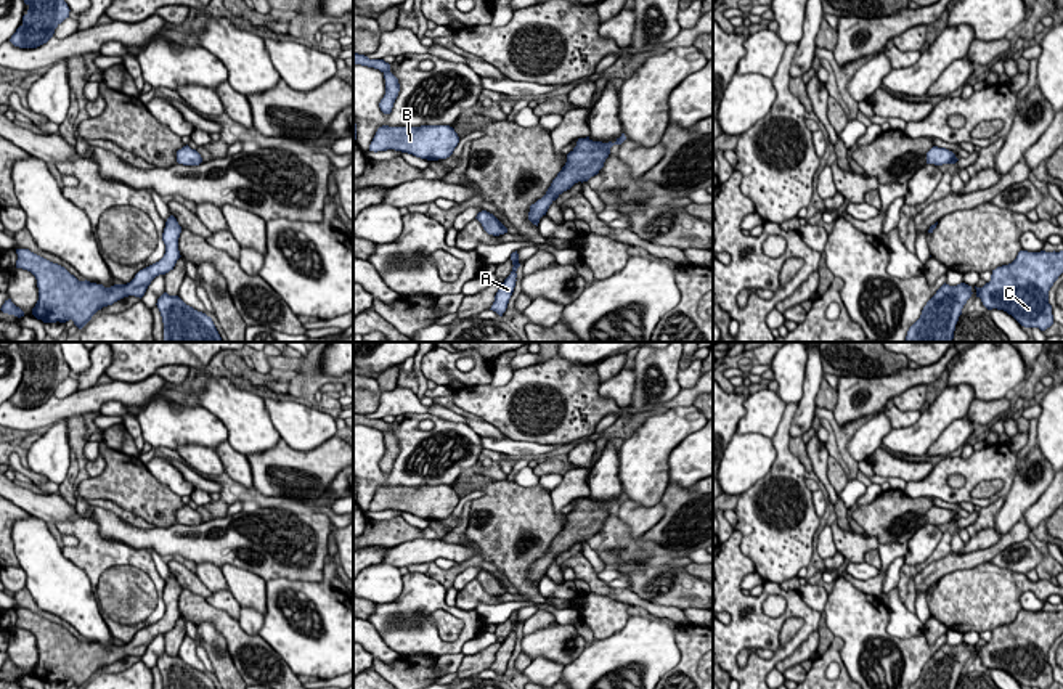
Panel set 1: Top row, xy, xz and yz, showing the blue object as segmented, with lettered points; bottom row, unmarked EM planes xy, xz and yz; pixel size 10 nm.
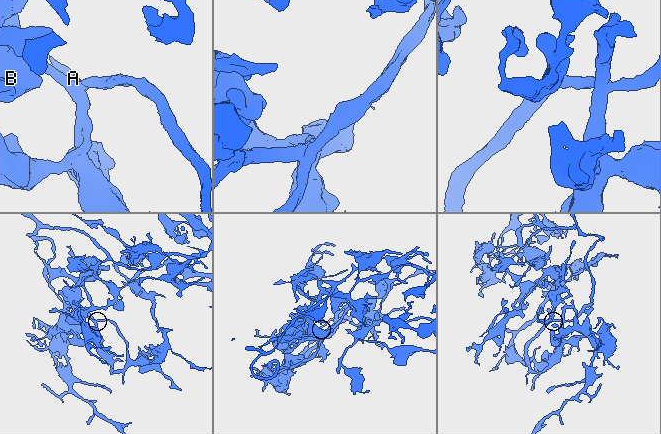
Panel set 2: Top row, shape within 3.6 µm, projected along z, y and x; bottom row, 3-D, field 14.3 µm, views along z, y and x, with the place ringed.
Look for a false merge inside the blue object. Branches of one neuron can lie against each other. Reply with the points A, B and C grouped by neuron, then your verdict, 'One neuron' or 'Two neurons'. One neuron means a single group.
Groups: A B C. One neuron

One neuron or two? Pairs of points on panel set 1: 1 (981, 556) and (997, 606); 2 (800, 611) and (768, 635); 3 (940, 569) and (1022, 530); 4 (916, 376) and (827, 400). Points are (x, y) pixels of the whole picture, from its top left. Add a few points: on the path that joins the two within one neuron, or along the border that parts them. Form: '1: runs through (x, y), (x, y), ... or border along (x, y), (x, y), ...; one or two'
1: border along (988, 561), (956, 569), (948, 575); two
2: runs through (792, 611), (774, 627); one
3: runs through (961, 562), (985, 556), (1001, 545); one
4: border along (837, 391), (837, 403), (832, 410); two

